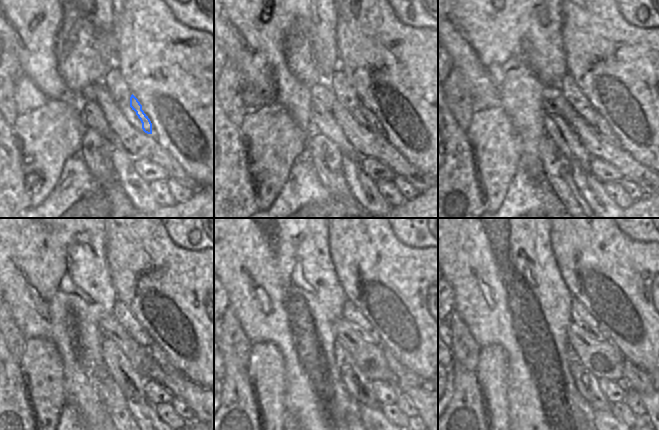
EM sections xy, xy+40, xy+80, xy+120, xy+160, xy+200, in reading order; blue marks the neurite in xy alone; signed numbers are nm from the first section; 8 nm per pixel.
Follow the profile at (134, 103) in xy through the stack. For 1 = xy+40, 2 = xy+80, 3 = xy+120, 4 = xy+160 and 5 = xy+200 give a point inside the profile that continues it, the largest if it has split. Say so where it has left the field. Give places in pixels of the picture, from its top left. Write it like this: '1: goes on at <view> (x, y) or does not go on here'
1: goes on at xy+40 (371, 122)
2: goes on at xy+80 (597, 121)
3: goes on at xy+120 (154, 350)
4: goes on at xy+160 (404, 377)
5: goes on at xy+200 (633, 377)

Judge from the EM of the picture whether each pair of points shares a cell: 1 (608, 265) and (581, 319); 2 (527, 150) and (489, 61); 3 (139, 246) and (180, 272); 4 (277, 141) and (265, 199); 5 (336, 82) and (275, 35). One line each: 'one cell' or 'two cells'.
1: two cells
2: one cell
3: one cell
4: one cell
5: two cells

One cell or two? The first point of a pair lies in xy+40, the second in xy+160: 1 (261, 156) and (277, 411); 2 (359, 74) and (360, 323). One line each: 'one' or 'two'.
1: one
2: two

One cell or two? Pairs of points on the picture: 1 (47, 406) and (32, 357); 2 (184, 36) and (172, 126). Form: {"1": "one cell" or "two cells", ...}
{"1": "one cell", "2": "one cell"}

